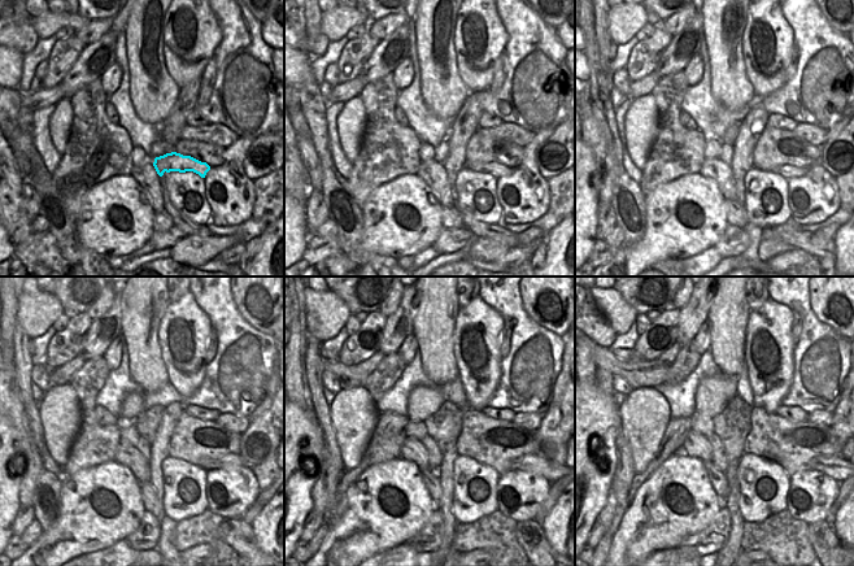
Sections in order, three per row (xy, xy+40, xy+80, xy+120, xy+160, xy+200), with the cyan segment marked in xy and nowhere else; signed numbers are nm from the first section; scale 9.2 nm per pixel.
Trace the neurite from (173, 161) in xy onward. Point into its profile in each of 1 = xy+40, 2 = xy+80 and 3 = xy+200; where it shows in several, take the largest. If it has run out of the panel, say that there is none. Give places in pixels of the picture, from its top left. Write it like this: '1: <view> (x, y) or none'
1: xy+40 (497, 170)
2: xy+80 (787, 172)
3: xy+200 (837, 467)

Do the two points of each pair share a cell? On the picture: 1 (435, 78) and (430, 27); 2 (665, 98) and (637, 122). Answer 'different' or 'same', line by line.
1: same
2: different

